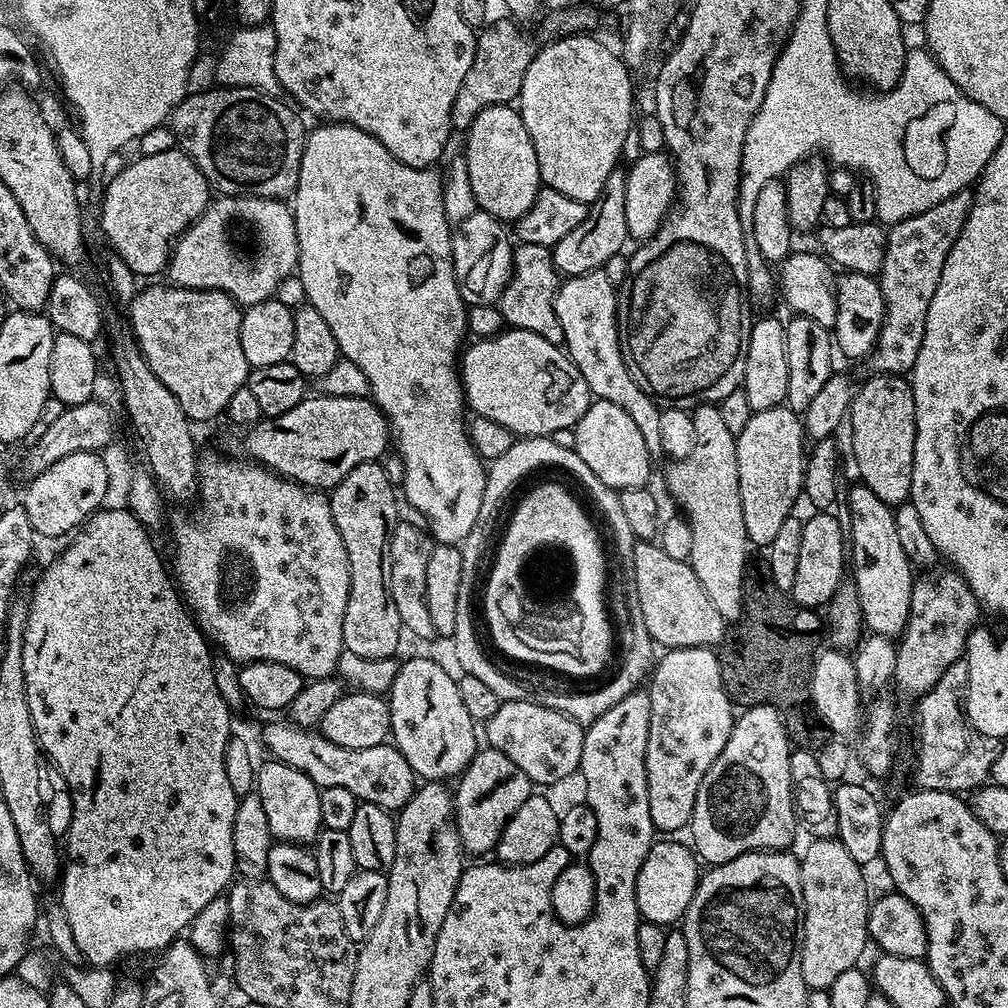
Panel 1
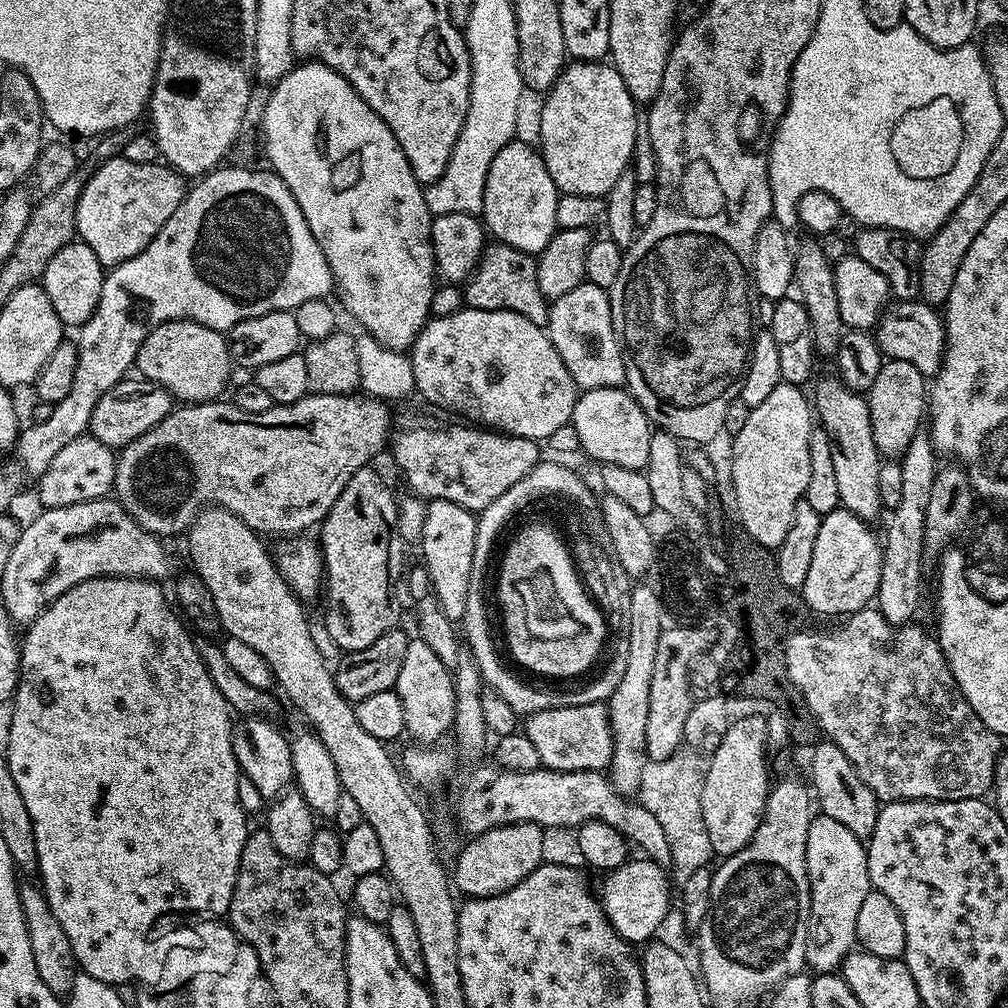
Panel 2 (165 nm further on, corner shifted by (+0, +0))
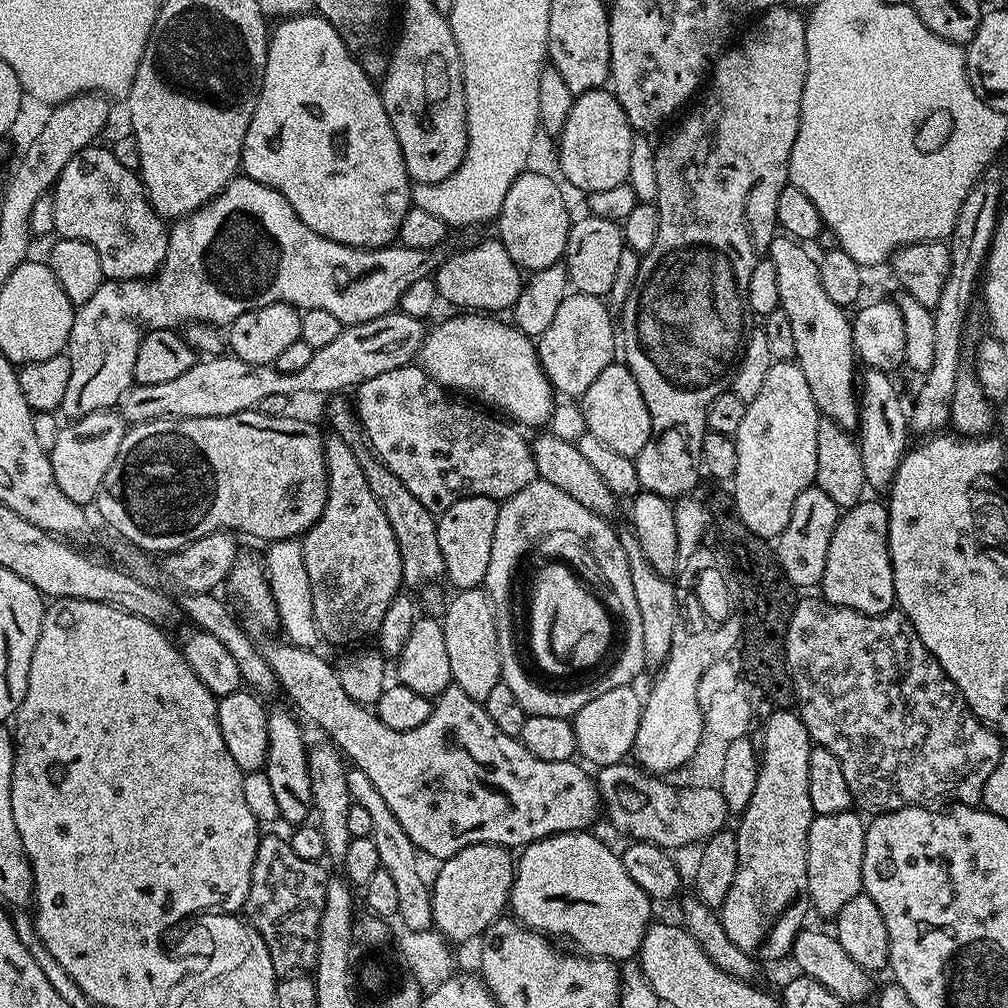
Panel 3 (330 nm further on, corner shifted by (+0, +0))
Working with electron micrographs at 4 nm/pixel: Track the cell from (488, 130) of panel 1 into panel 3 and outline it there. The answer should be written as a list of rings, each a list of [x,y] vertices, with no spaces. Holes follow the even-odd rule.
[[[525,170],[521,176],[514,178],[514,186],[510,186],[506,193],[506,202],[502,202],[498,217],[498,239],[506,246],[506,254],[514,258],[521,270],[529,273],[554,266],[564,259],[570,215],[564,205],[564,192],[556,183],[555,179],[545,174]]]

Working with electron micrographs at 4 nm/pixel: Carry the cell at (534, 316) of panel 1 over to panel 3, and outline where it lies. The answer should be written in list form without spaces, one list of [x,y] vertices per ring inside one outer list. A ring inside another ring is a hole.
[[[498,238],[484,240],[477,248],[464,248],[448,256],[434,268],[436,294],[441,301],[453,304],[456,310],[471,310],[477,314],[507,313],[518,302],[524,289],[522,270],[506,254],[506,246]]]

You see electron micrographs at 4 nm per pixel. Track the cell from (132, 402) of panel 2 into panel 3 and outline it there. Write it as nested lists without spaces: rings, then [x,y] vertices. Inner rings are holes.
[[[399,310],[388,312],[370,322],[345,326],[334,342],[315,349],[310,363],[294,374],[279,372],[275,364],[242,362],[242,358],[231,354],[212,354],[197,359],[186,374],[170,378],[170,382],[136,384],[129,388],[118,411],[129,425],[134,425],[148,420],[214,418],[256,410],[262,398],[270,394],[286,394],[289,398],[296,398],[299,392],[340,394],[348,390],[344,388],[352,390],[370,378],[378,378],[378,374],[386,374],[386,370],[398,370],[413,363],[419,357],[425,333],[424,320]]]

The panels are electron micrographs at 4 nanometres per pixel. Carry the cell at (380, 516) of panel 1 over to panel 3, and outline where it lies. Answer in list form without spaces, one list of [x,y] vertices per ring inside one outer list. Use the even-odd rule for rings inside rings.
[[[334,434],[329,435],[324,442],[324,461],[326,462],[326,470],[328,471],[328,493],[326,494],[326,506],[322,510],[322,514],[314,522],[314,526],[310,526],[308,531],[302,537],[304,546],[304,569],[306,570],[306,578],[310,582],[310,598],[312,599],[312,617],[316,623],[316,631],[319,639],[329,640],[332,644],[348,644],[344,646],[356,646],[359,640],[375,637],[376,631],[382,626],[382,618],[386,615],[386,610],[390,607],[390,602],[394,602],[394,598],[401,595],[402,581],[402,558],[398,554],[398,542],[394,538],[394,530],[390,530],[390,522],[386,522],[386,514],[382,514],[382,506],[378,506],[378,498],[374,498],[374,494],[370,494],[370,485],[366,482],[366,474],[362,474],[362,466],[358,466],[358,458],[354,458],[354,450],[350,446],[346,446],[346,442],[342,442]]]

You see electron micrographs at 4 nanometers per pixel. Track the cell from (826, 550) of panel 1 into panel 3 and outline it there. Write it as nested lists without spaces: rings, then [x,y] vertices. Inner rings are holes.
[[[861,499],[859,504],[847,509],[836,523],[834,538],[830,538],[830,550],[826,550],[826,570],[822,570],[818,592],[836,608],[849,608],[867,616],[881,616],[893,611],[896,604],[894,574],[888,553],[888,510],[881,501],[879,504],[876,500],[868,499]]]

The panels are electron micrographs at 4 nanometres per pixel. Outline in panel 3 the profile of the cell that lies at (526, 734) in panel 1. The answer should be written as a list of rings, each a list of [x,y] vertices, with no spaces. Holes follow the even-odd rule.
[[[632,684],[614,686],[614,690],[606,690],[606,694],[582,706],[582,710],[578,710],[578,714],[572,717],[576,751],[581,757],[584,755],[589,760],[589,765],[618,764],[631,753],[632,745],[636,743],[642,711],[641,693],[639,696],[634,689]]]

